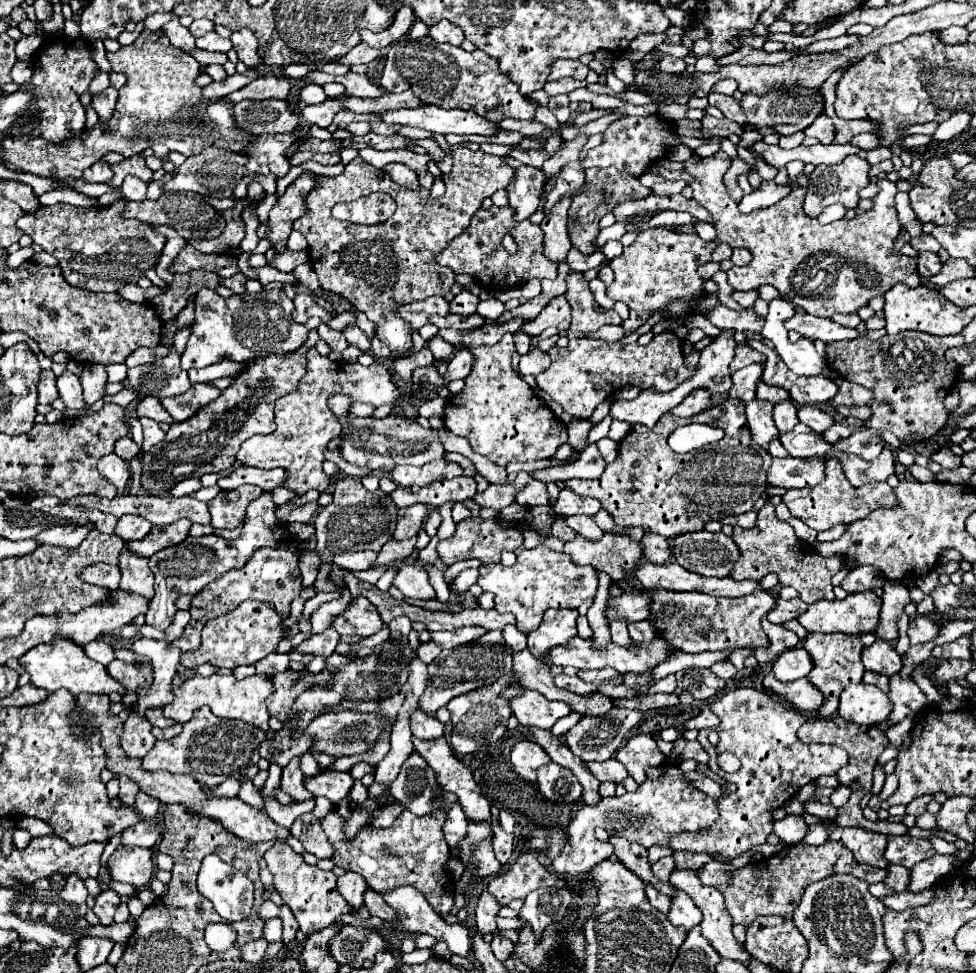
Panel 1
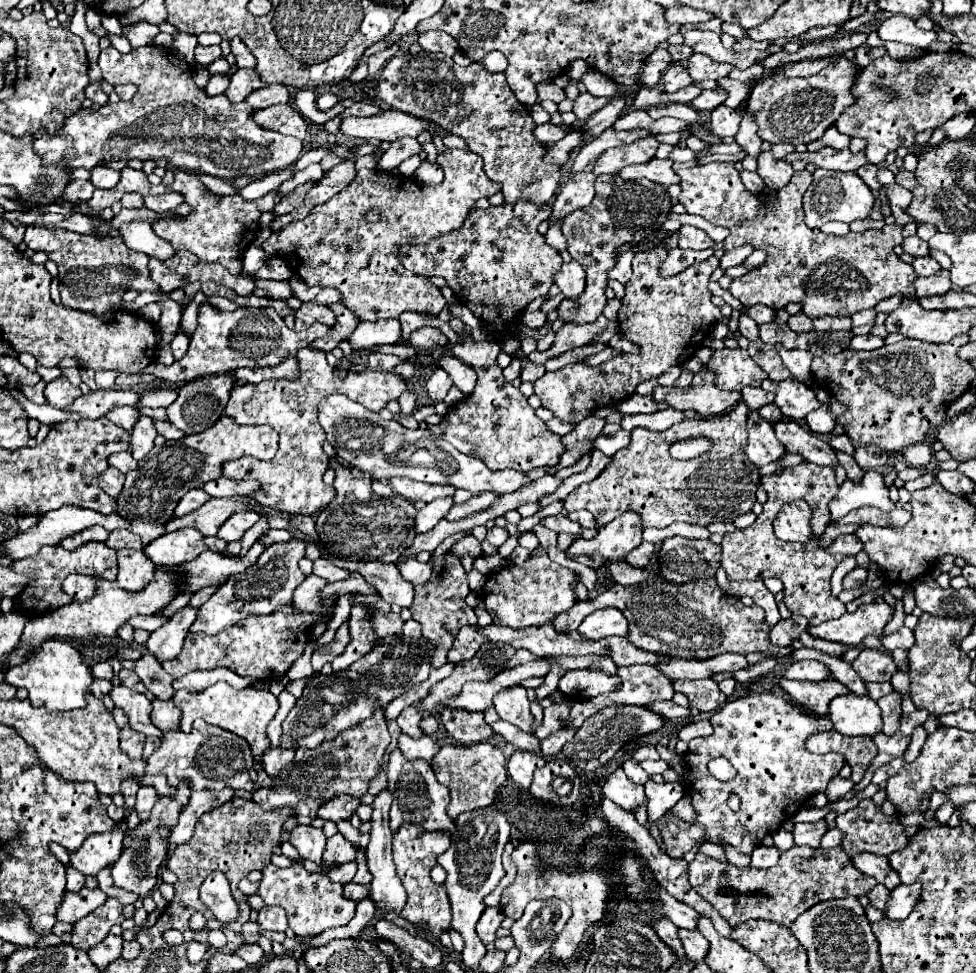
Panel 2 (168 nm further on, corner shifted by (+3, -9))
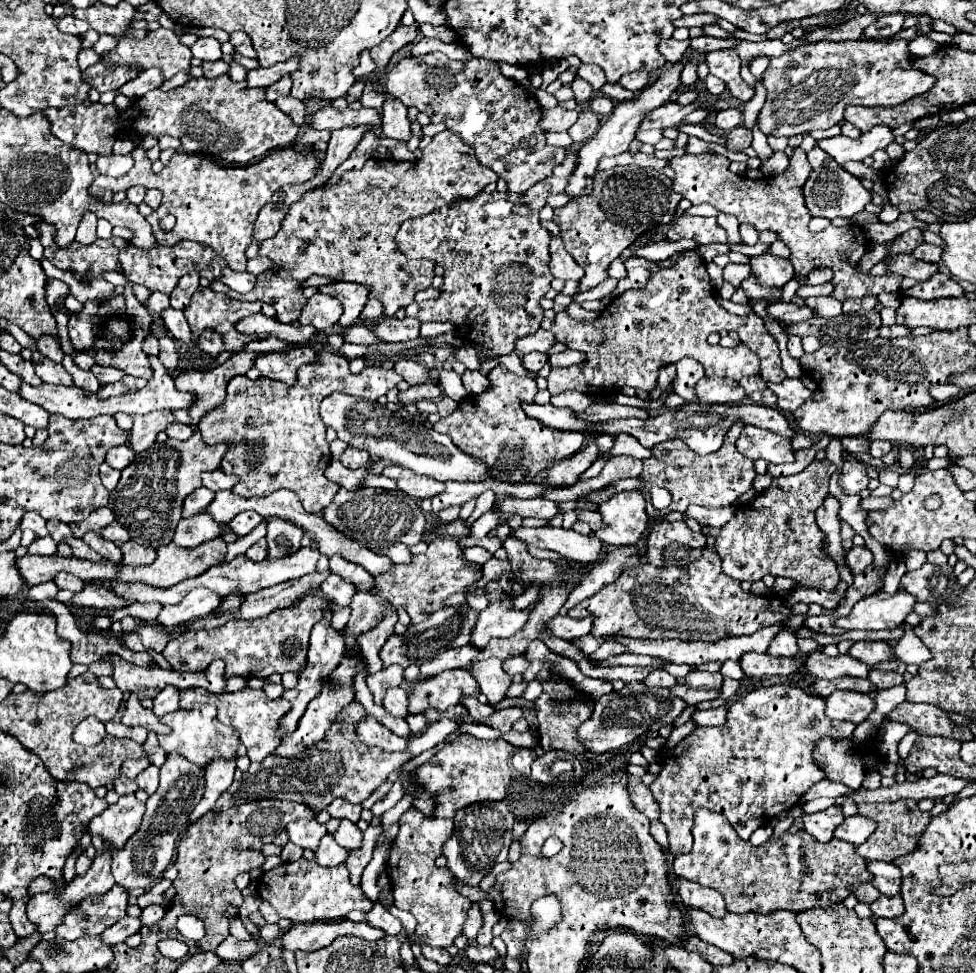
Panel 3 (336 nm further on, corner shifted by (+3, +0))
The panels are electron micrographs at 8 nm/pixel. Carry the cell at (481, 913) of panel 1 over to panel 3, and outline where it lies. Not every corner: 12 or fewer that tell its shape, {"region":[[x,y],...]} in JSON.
{"region":[[473,903],[463,923],[463,933],[467,939],[475,939],[483,915],[479,905]]}

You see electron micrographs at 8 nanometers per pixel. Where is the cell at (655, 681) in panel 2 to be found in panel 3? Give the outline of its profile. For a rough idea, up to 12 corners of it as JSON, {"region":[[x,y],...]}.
{"region":[[657,669],[647,679],[651,687],[673,687],[677,679],[665,669]]}

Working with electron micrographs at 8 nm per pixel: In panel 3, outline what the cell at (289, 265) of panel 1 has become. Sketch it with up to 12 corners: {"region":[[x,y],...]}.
{"region":[[255,257],[247,261],[247,271],[251,275],[261,275],[271,269],[267,257]]}

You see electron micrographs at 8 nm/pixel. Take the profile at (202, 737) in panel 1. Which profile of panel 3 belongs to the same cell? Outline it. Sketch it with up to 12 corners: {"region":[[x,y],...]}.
{"region":[[213,705],[179,708],[160,719],[167,753],[205,767],[235,757],[239,739]]}

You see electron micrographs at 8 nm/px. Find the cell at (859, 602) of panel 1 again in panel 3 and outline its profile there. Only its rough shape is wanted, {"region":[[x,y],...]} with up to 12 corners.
{"region":[[907,591],[855,603],[837,627],[893,629],[913,611]]}

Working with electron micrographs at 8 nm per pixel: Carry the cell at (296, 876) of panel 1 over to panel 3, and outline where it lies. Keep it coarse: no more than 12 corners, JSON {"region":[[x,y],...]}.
{"region":[[299,859],[263,873],[259,897],[291,923],[339,921],[373,901],[345,865]]}

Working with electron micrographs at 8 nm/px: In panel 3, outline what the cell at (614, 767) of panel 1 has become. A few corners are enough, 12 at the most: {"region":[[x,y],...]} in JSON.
{"region":[[629,777],[635,809],[651,821],[659,819],[659,803],[639,777]]}

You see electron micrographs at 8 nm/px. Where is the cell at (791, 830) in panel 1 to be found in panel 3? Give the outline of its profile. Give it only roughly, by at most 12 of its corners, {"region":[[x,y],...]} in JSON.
{"region":[[841,807],[803,815],[803,829],[827,843],[843,823]]}

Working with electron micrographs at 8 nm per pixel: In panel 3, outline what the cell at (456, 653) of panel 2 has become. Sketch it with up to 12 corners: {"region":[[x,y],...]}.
{"region":[[513,599],[491,601],[479,615],[473,645],[511,637],[529,619]]}

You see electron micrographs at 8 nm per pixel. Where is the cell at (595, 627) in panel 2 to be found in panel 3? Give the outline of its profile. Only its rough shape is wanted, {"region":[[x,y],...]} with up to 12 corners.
{"region":[[557,615],[547,631],[565,641],[589,635],[593,617]]}

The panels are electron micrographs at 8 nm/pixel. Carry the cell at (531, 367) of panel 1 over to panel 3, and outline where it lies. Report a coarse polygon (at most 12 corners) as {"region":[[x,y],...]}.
{"region":[[527,353],[521,357],[529,373],[537,373],[547,363],[545,353]]}

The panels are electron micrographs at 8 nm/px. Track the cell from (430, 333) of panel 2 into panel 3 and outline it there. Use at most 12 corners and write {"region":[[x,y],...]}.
{"region":[[383,317],[371,331],[385,343],[419,337],[419,321]]}

